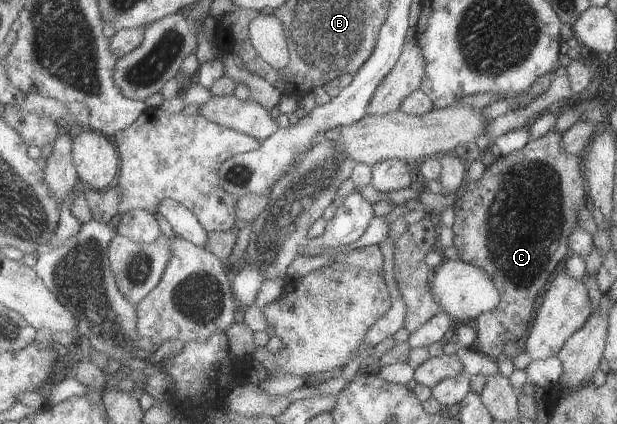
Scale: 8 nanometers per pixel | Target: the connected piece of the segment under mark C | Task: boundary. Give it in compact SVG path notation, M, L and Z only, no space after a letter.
M551 130L537 140L529 140L520 150L493 160L479 180L466 179L461 196L452 205L455 214L452 246L459 260L483 270L500 297L494 310L479 314L472 323L477 334L474 349L483 355L496 358L503 341L525 340L532 324L533 303L545 284L545 268L552 272L567 254L568 237L578 222L578 211L589 205L580 170L581 155L564 154L559 147L560 136Z

